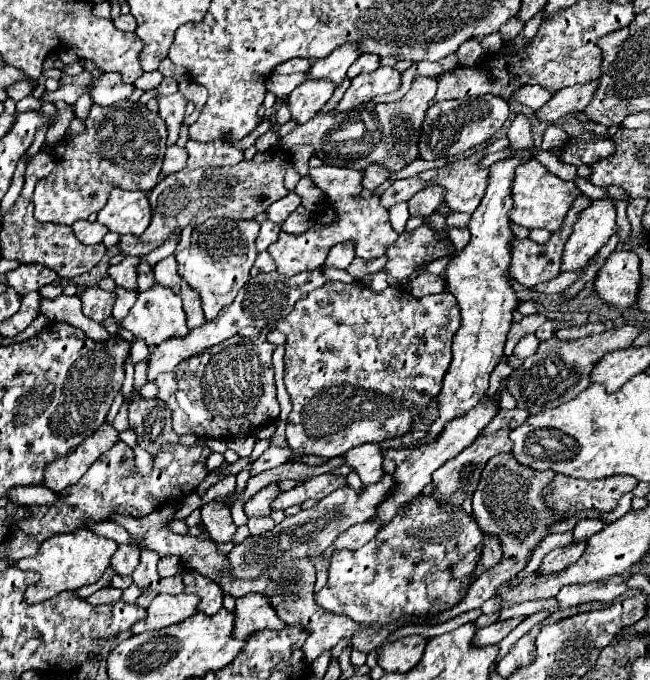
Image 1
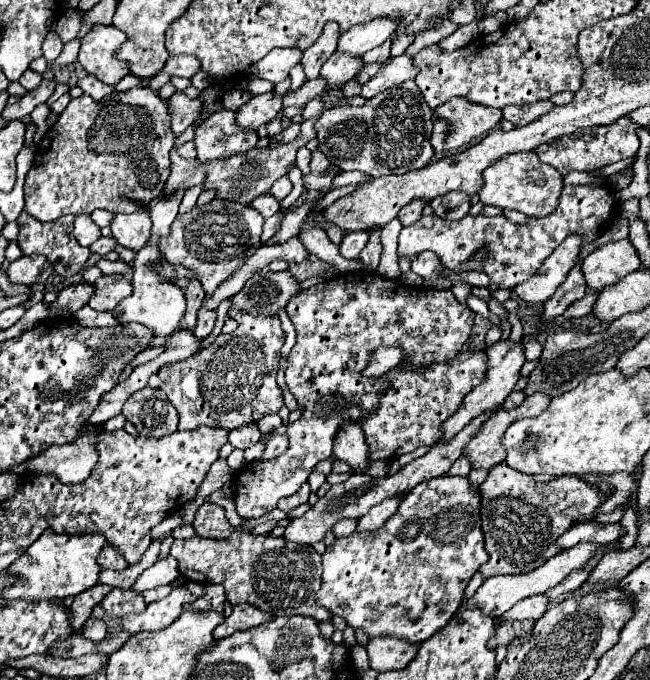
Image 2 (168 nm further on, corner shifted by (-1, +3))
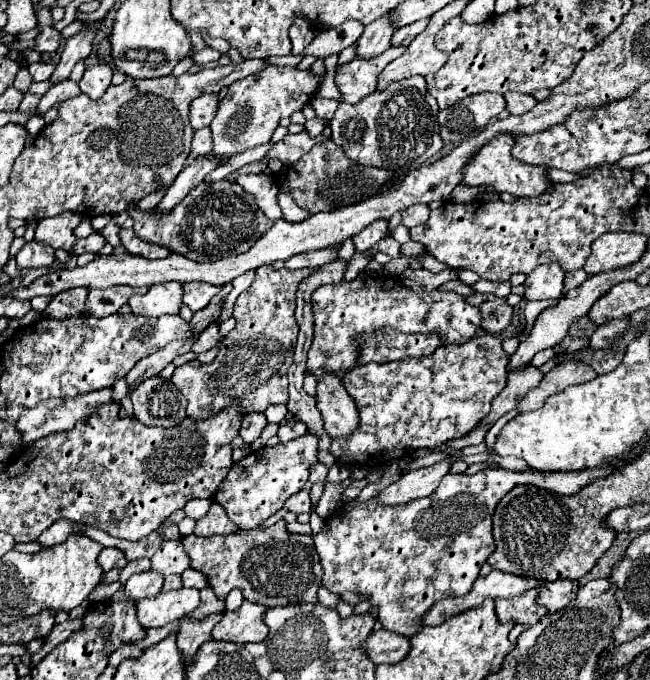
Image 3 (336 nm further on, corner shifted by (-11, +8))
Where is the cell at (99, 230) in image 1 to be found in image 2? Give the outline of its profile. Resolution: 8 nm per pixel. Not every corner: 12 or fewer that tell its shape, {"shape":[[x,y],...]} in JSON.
{"shape":[[78,215],[74,237],[88,247],[100,237],[100,227],[90,215]]}

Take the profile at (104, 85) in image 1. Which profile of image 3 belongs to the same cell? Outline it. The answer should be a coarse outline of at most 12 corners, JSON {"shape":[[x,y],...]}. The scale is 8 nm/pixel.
{"shape":[[88,68],[80,90],[98,100],[112,82],[112,68]]}

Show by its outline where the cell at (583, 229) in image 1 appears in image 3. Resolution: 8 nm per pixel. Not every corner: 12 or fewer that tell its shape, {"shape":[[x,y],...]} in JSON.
{"shape":[[542,264],[526,276],[526,300],[558,300],[560,264]]}

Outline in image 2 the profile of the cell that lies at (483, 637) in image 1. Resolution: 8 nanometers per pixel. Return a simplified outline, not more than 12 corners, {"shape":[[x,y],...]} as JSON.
{"shape":[[546,595],[518,601],[502,619],[540,619]]}

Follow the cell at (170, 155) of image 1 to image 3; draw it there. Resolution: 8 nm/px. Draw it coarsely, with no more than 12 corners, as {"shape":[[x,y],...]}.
{"shape":[[210,128],[194,132],[192,158],[212,150]]}

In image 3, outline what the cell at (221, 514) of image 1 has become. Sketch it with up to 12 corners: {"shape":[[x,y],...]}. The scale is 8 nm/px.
{"shape":[[212,502],[196,522],[196,536],[238,532],[222,504]]}

